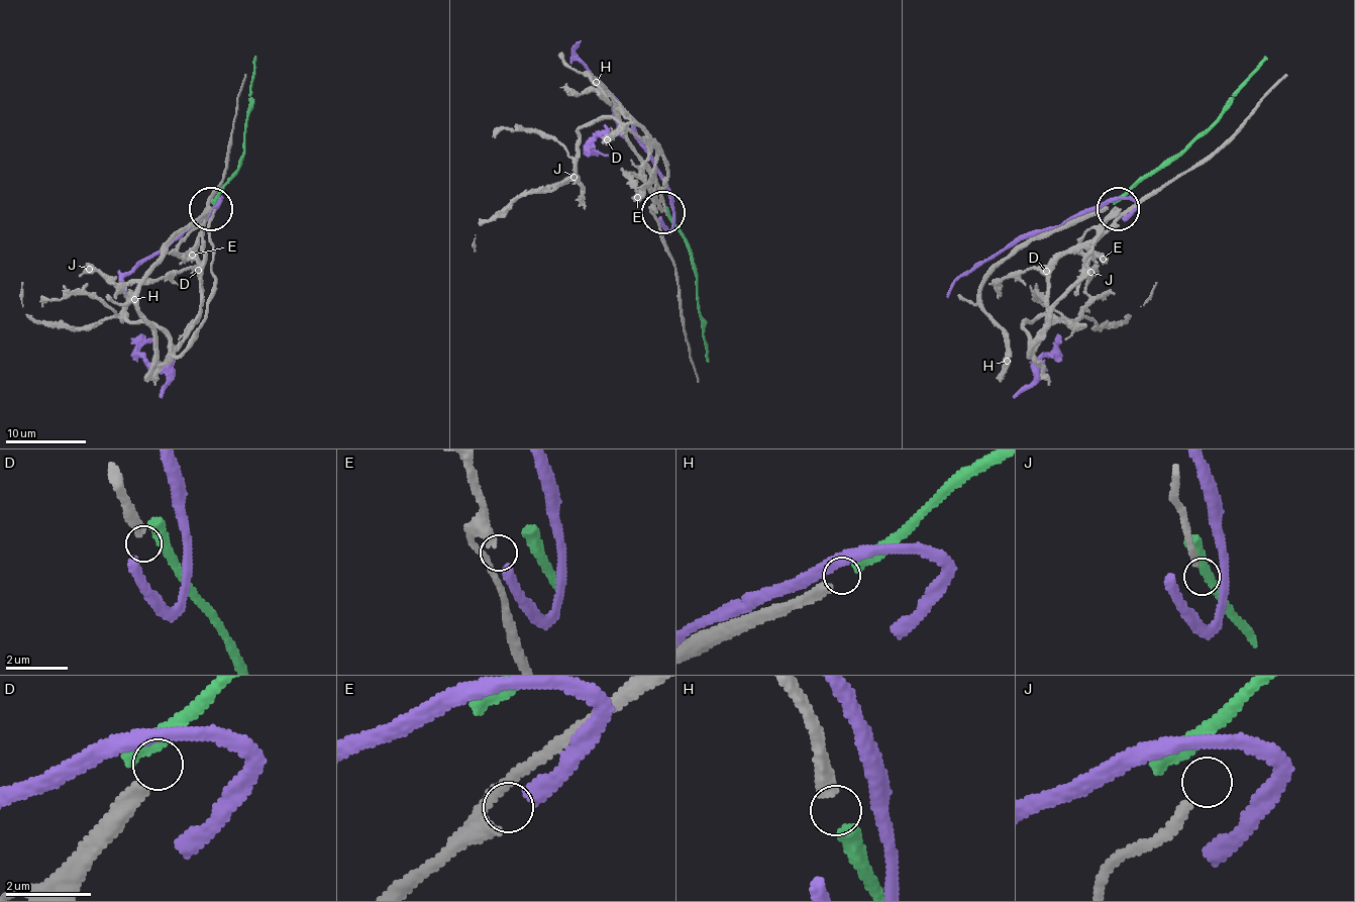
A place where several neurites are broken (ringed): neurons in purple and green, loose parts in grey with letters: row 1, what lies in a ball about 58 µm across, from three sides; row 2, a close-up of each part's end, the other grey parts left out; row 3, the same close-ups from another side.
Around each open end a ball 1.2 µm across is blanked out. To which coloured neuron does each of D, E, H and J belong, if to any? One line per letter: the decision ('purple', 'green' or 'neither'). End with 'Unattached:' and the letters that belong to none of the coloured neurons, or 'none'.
D: neither
E: purple
H: green
J: neither
Unattached: D, J

